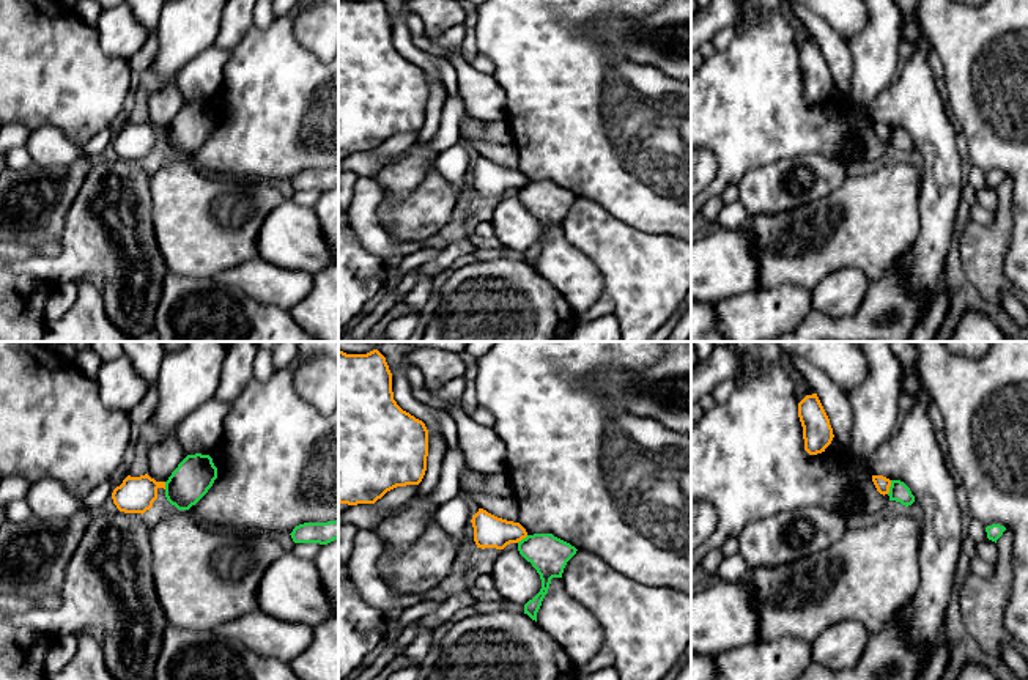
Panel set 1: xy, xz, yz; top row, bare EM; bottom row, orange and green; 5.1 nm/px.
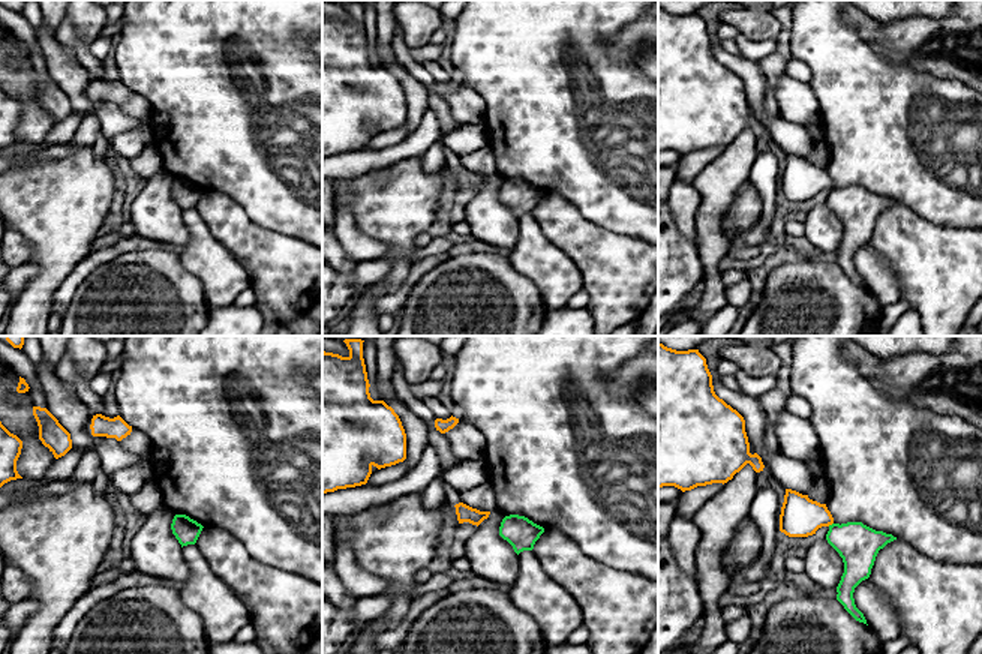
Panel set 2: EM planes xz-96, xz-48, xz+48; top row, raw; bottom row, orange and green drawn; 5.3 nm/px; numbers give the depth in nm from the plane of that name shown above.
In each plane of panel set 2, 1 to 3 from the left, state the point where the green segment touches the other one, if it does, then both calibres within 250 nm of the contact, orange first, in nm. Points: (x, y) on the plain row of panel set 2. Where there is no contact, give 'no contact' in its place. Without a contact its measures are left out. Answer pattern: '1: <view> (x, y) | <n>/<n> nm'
1: no contact
2: no contact
3: xz+48 (829, 188) | 220/220 nm

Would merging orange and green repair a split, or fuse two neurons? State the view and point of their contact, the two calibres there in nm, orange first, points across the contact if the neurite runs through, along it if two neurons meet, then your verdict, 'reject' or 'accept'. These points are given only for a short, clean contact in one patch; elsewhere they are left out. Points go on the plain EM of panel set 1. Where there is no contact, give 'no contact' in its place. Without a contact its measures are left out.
yz (890, 133) | 80/100 nm | along yz (891, 128), (887, 140) | reject

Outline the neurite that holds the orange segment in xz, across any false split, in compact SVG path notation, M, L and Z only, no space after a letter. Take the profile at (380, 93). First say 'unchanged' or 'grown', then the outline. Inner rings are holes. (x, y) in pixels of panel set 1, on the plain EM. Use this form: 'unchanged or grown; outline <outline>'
unchanged; outline M338 0L338 150L375 151L397 134L419 132L427 118L428 77L394 47L381 0Z

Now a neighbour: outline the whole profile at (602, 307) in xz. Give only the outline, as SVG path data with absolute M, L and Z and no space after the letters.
M600 299L597 301L594 305L590 305L587 310L576 313L576 324L592 320L592 318L598 318L608 313L614 313L614 304L609 299Z

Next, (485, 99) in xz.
M466 58L452 60L466 116L483 123L507 118L507 94L493 74L477 71Z

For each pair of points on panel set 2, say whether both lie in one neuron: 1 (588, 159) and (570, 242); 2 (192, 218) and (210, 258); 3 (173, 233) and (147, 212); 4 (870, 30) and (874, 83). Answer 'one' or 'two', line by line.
1: two
2: one
3: one
4: two

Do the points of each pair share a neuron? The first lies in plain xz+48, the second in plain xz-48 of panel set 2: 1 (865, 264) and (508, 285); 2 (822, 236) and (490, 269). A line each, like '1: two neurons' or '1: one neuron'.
1: two neurons
2: two neurons

